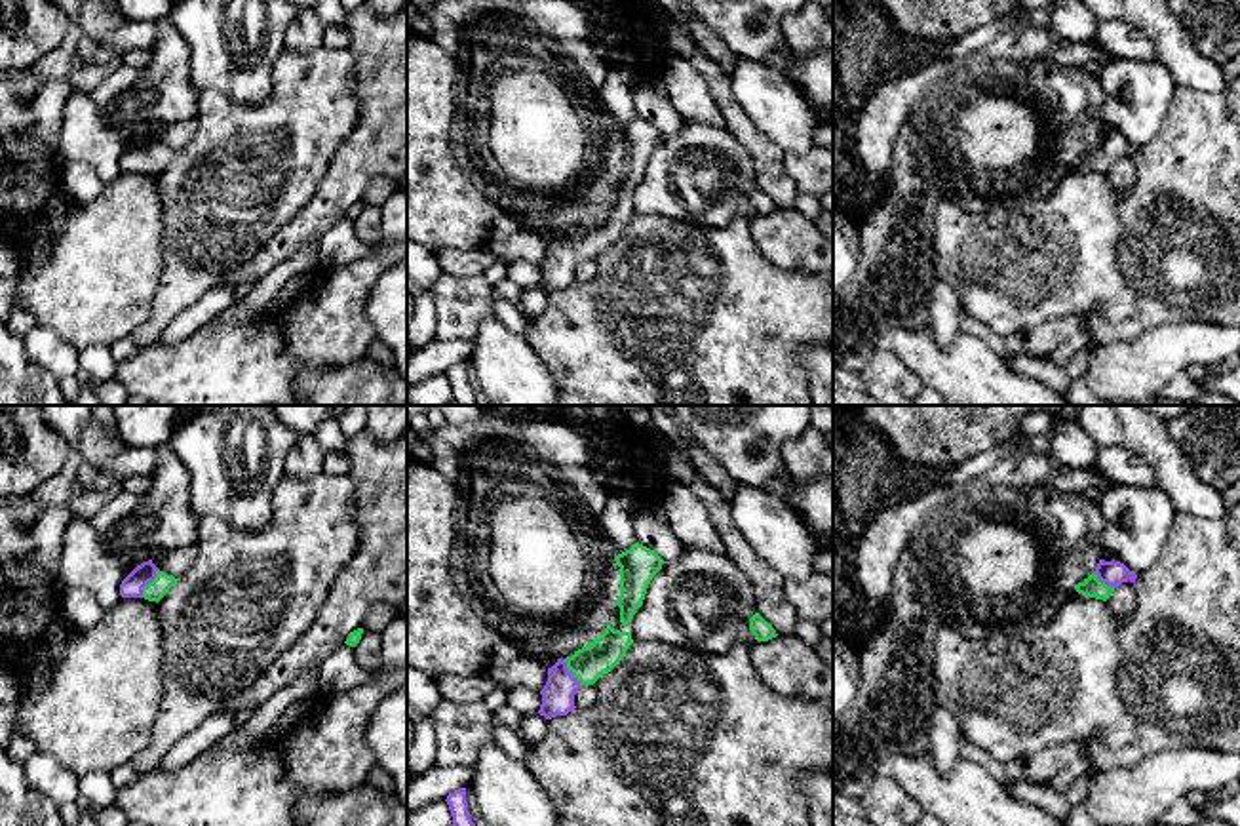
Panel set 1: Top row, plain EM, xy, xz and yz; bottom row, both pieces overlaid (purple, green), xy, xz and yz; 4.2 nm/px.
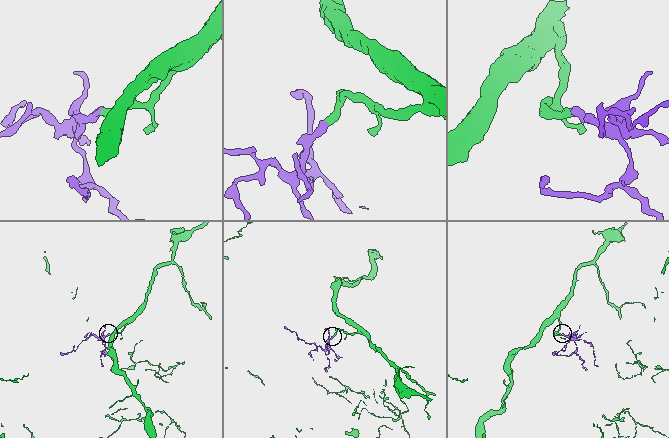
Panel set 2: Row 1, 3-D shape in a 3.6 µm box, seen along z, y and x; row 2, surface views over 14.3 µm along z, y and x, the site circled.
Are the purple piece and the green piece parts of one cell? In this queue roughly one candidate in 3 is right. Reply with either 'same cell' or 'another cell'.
same cell

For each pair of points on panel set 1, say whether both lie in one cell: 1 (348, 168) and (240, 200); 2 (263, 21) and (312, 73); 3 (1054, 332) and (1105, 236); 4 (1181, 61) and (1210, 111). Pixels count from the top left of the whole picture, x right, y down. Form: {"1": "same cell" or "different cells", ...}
{"1": "different cells", "2": "different cells", "3": "different cells", "4": "different cells"}

